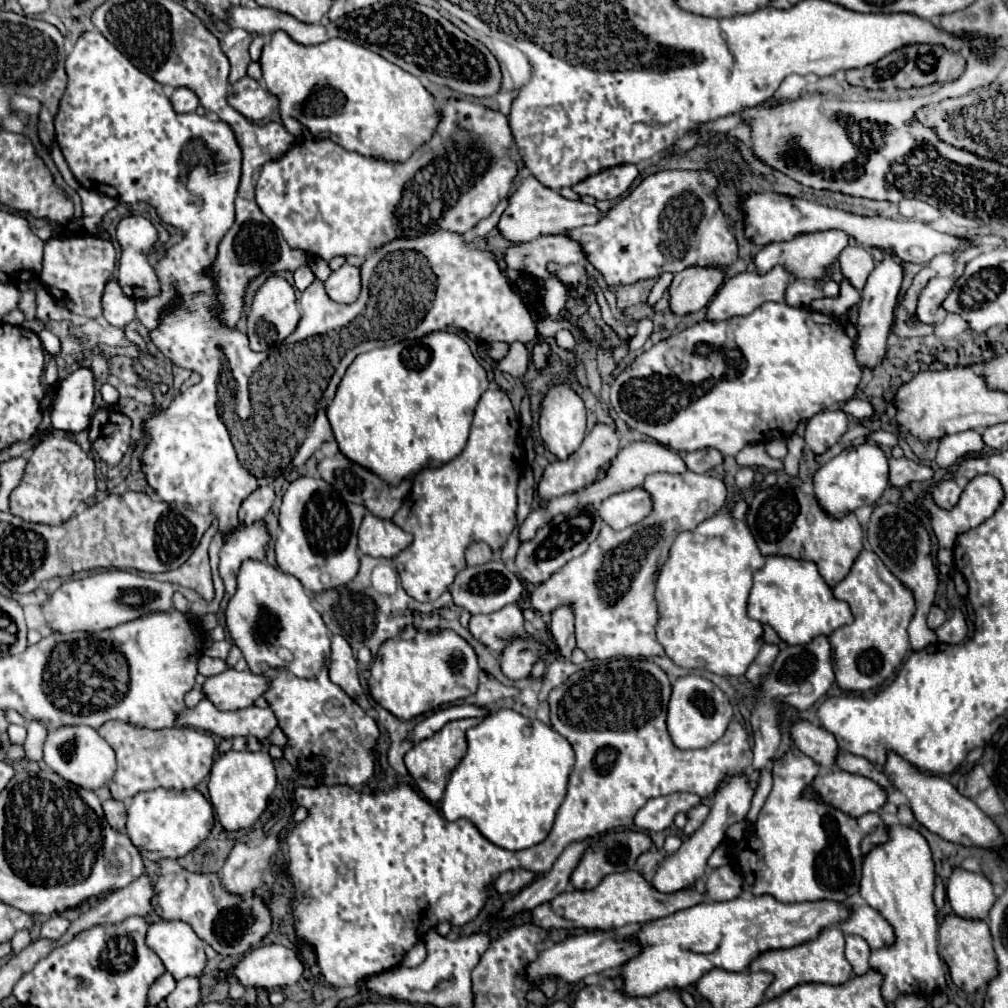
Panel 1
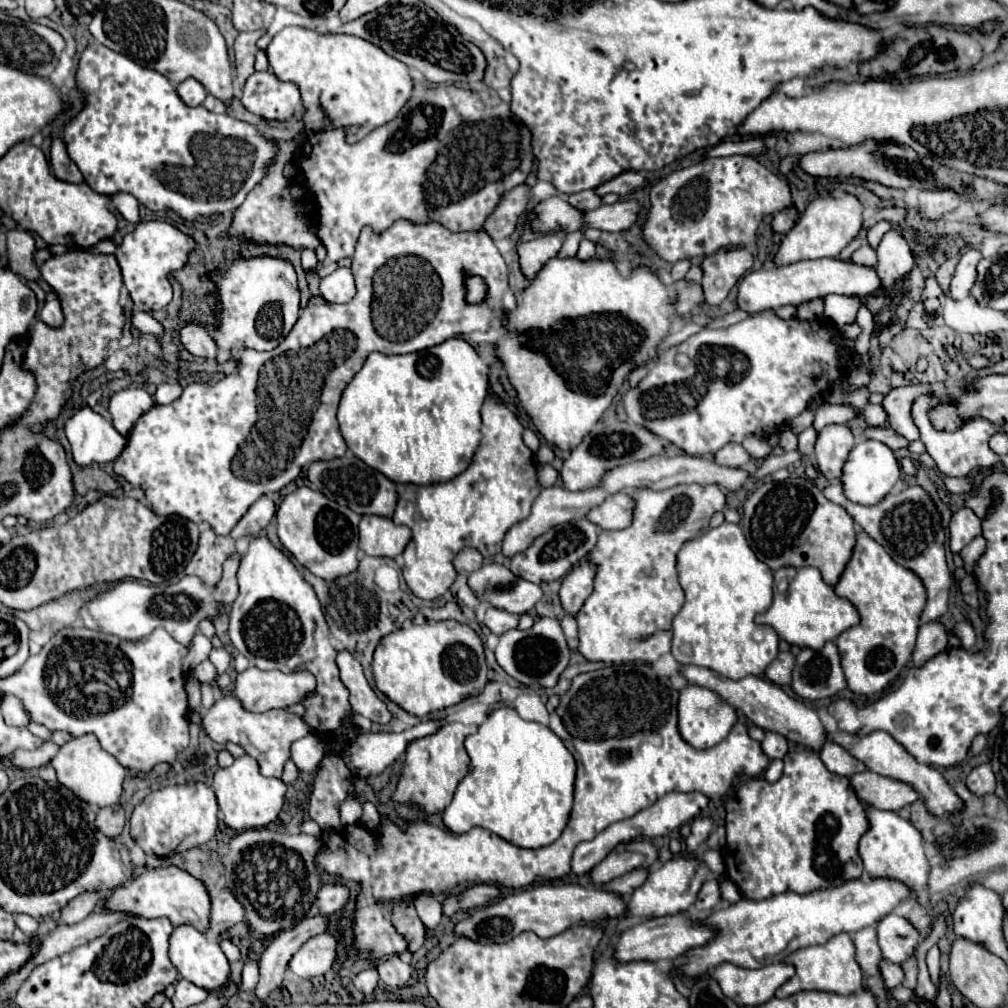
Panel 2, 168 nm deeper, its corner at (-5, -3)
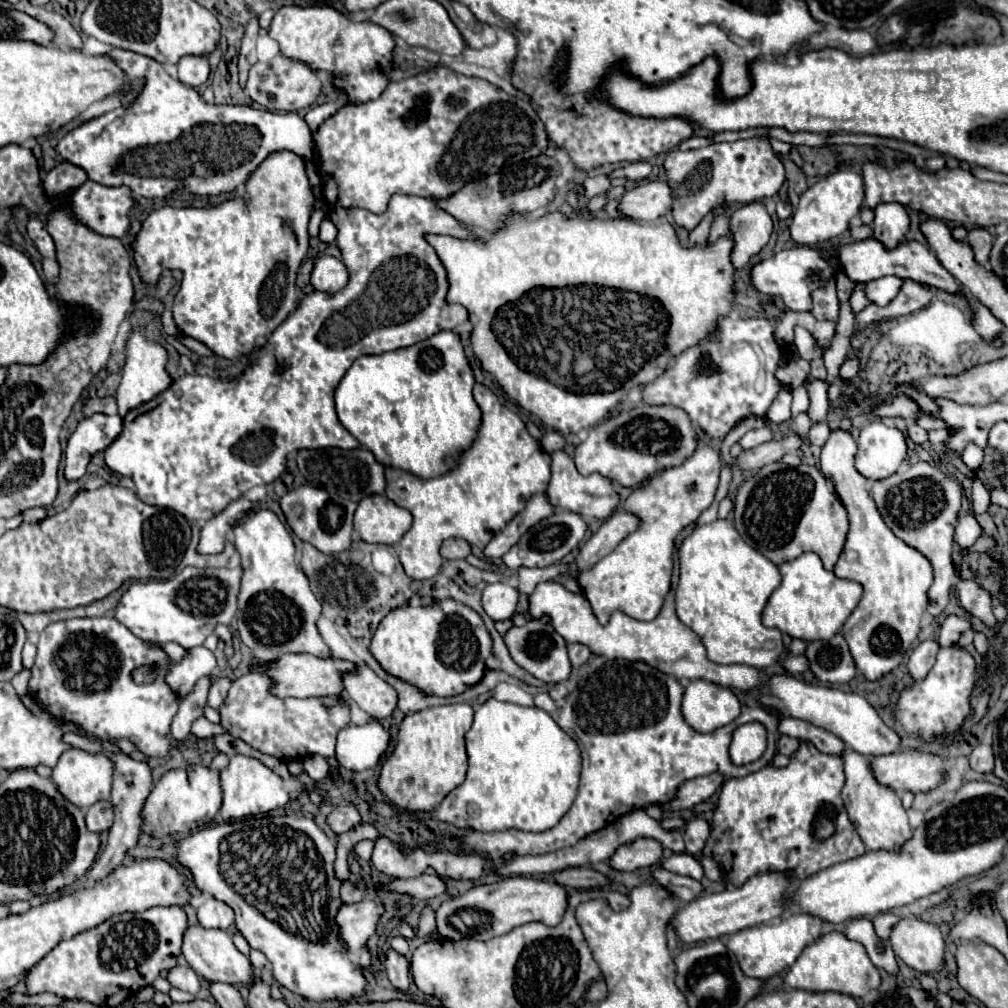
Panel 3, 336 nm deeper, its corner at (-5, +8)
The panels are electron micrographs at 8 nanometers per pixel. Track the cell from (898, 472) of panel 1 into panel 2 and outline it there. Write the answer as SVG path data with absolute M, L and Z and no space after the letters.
M947 477L947 479L945 479L945 485L947 485L947 489L949 489L951 493L955 493L955 495L967 495L967 493L973 491L973 485L969 483L967 477L961 477L961 479L951 479L951 477Z

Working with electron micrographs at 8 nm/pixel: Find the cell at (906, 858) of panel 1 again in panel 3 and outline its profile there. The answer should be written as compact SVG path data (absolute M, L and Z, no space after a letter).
M847 748L847 752L843 754L843 762L845 762L847 782L843 786L841 796L843 796L845 808L849 812L849 820L853 822L855 830L859 832L863 844L867 846L867 850L899 852L901 846L907 840L911 840L911 836L913 836L913 828L909 826L907 812L901 806L899 794L889 790L889 788L883 788L881 784L877 784L877 780L871 774L869 760L865 756L859 756L857 752L851 752Z

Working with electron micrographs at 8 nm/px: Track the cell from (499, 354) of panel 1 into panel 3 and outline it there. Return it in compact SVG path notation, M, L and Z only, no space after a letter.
M443 330L407 348L357 358L335 390L337 416L351 436L373 452L375 460L383 466L401 468L419 478L435 478L451 472L459 464L461 454L477 438L481 412L473 400L473 384L475 372L465 356L459 334Z

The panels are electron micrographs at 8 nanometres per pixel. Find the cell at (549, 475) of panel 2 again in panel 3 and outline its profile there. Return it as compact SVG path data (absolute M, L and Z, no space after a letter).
M563 450L551 454L551 482L549 482L547 494L549 494L549 500L553 506L561 506L561 508L567 508L571 512L579 512L585 518L607 520L619 506L619 494L615 492L613 482L599 476L599 474L581 476L575 470L573 460Z

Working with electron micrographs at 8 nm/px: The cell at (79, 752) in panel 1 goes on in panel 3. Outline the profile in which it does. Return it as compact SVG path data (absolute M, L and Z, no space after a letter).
M69 748L61 754L57 766L53 768L51 778L55 780L59 792L63 792L63 796L67 796L67 800L71 800L73 804L79 804L79 808L87 808L87 806L111 796L113 770L115 770L115 764L105 754L91 754L81 748Z

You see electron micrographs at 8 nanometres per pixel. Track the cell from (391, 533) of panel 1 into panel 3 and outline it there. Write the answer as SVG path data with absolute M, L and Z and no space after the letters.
M367 496L355 512L355 530L369 544L397 544L411 528L411 512L399 508L387 496Z

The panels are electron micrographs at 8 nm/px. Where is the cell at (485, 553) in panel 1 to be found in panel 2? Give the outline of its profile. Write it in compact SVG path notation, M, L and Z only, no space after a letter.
M471 547L459 551L459 553L455 555L455 559L453 559L453 567L455 567L459 573L477 571L481 565L483 565L481 553L479 553L477 549L471 549Z

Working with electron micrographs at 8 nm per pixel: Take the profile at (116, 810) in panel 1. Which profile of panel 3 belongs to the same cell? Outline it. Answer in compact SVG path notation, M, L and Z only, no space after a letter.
M109 800L95 802L93 806L87 808L87 814L85 814L87 828L97 834L103 830L109 830L113 824L113 818L115 818L115 812L113 812L113 804Z

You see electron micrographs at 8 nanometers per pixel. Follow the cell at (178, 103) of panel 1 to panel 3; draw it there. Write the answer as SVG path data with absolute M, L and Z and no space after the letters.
M183 56L179 60L179 80L191 88L199 88L209 78L209 62L207 58Z

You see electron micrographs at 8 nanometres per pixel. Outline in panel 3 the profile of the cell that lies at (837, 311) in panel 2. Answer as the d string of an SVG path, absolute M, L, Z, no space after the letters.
M889 276L889 278L877 278L877 280L871 280L867 286L867 298L879 306L883 306L883 302L889 302L899 294L901 286L903 286L903 280L897 278L897 276Z

